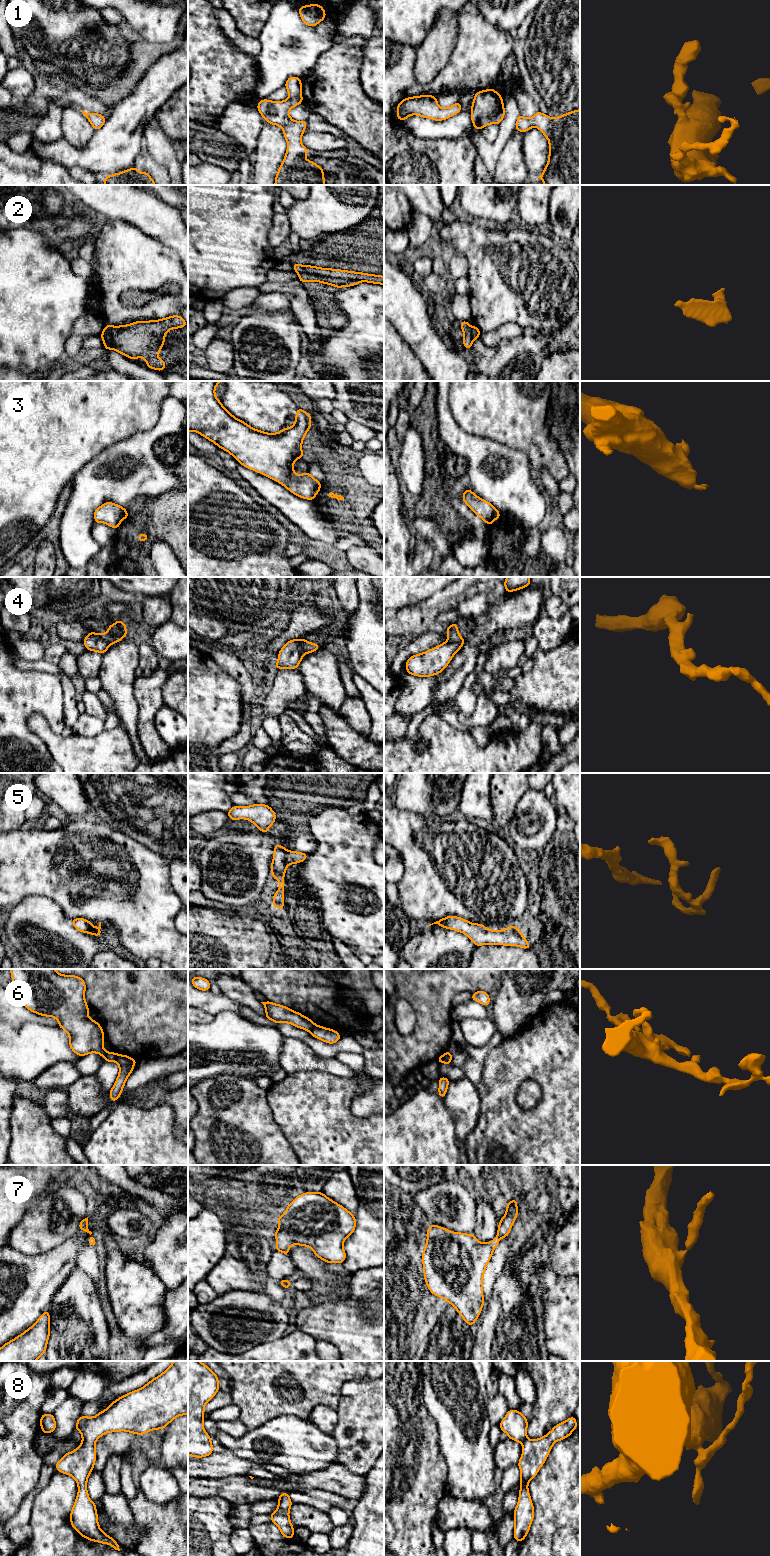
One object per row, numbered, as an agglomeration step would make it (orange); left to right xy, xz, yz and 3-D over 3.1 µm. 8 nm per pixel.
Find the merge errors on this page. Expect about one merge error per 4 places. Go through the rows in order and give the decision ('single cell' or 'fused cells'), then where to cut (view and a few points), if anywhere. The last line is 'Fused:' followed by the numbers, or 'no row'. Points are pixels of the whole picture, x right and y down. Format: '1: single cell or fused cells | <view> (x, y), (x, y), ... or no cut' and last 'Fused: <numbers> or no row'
1: single cell | no cut
2: single cell | no cut
3: fused cells | xy (125, 510), (121, 519)
4: fused cells | xz (305, 640), (302, 645), (303, 653)
5: fused cells | xz (284, 848), (278, 855), (289, 863)
6: fused cells | xy (117, 1054), (115, 1061)
7: fused cells | yz (498, 1235), (500, 1238)
8: single cell | no cut
Fused: 3, 4, 5, 6, 7

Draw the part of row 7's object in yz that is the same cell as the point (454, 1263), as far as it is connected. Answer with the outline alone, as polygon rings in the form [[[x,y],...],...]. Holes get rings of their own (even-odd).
[[[430,1224],[426,1232],[427,1242],[422,1253],[424,1279],[428,1289],[437,1297],[453,1305],[464,1321],[473,1325],[484,1305],[483,1276],[500,1237],[483,1243],[473,1234],[452,1232],[444,1227]]]

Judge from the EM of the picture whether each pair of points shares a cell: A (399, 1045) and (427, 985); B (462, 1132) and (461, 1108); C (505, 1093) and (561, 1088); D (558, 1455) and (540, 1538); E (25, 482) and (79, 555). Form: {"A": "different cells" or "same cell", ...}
{"A": "same cell", "B": "same cell", "C": "same cell", "D": "same cell", "E": "different cells"}

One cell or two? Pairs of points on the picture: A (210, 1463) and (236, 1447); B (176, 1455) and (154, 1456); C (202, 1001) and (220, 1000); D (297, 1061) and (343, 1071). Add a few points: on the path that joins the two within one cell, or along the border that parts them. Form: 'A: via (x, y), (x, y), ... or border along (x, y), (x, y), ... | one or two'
A: border along (226, 1447), (236, 1455), (252, 1461) | two
B: border along (159, 1447), (162, 1462), (168, 1467), (177, 1468) | two
C: via (206, 1001), (216, 1001) | one
D: via (308, 1061), (332, 1066) | one

